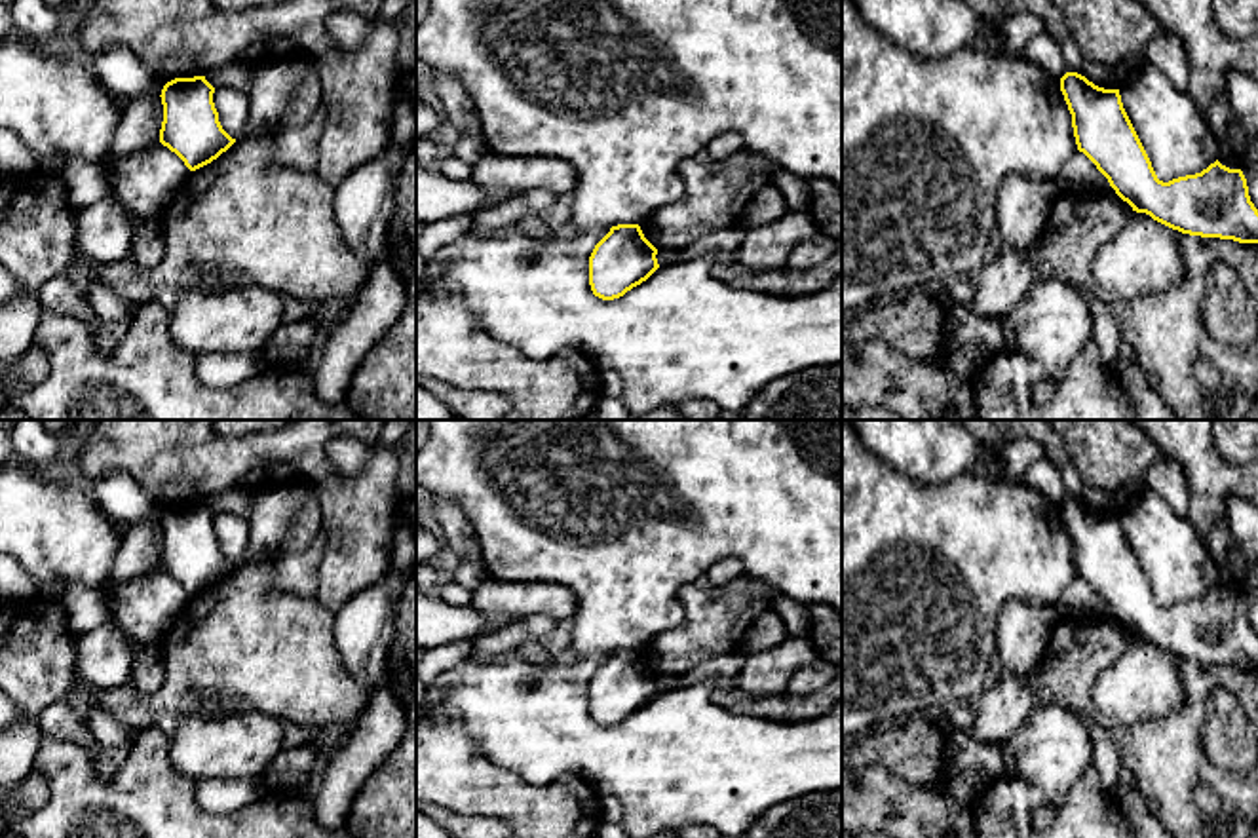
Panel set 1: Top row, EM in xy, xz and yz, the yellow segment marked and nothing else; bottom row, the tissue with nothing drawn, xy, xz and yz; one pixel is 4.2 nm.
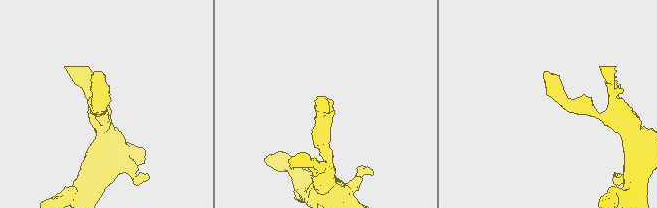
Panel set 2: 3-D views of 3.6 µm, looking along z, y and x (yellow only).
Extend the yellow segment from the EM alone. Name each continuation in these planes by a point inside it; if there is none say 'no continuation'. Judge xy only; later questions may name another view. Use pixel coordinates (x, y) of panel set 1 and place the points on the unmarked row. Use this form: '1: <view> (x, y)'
no continuation

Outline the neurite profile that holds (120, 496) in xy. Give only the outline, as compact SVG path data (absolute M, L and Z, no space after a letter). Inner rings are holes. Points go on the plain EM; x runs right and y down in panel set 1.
M110 471L91 481L91 496L122 528L137 521L162 521L165 507L127 471Z

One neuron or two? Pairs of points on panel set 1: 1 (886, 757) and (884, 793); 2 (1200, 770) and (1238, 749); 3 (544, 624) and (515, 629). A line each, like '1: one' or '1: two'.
1: two
2: two
3: one

